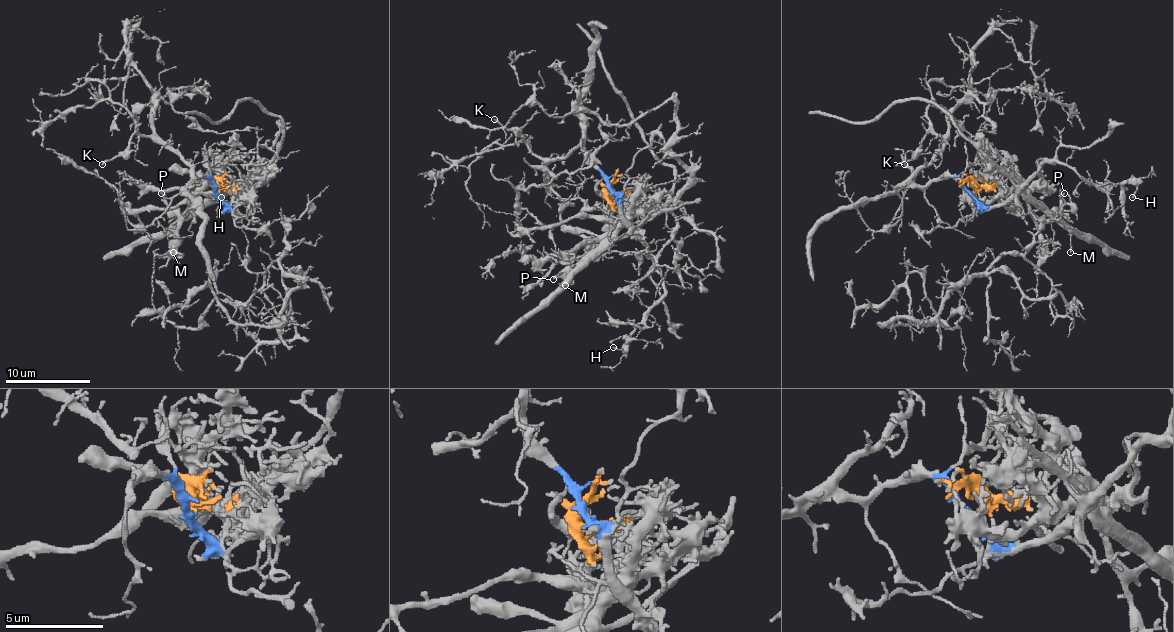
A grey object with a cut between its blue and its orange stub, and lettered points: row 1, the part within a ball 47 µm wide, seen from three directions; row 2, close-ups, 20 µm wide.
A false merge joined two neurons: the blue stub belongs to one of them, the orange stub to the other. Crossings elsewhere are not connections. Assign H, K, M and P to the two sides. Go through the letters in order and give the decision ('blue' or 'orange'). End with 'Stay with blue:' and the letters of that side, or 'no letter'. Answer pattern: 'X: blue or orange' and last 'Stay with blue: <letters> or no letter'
H: blue
K: blue
M: orange
P: orange
Stay with blue: H, K

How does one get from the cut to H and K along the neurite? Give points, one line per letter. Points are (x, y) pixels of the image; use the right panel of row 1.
H: (971, 191), (986, 206), (1001, 206), (1045, 161), (1067, 164), (1107, 191), (1120, 183), (1135, 185), (1133, 198)
K: (971, 191), (952, 176), (924, 185), (911, 181), (939, 153), (941, 136), (928, 134), (905, 164)

